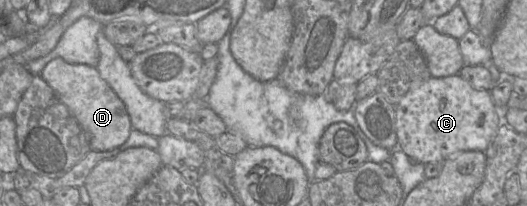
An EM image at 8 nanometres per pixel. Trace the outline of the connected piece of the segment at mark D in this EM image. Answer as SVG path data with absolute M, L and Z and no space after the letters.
M58 57L43 68L40 76L80 124L91 150L109 151L126 142L132 130L129 114L123 101L97 69L87 64L70 64Z

